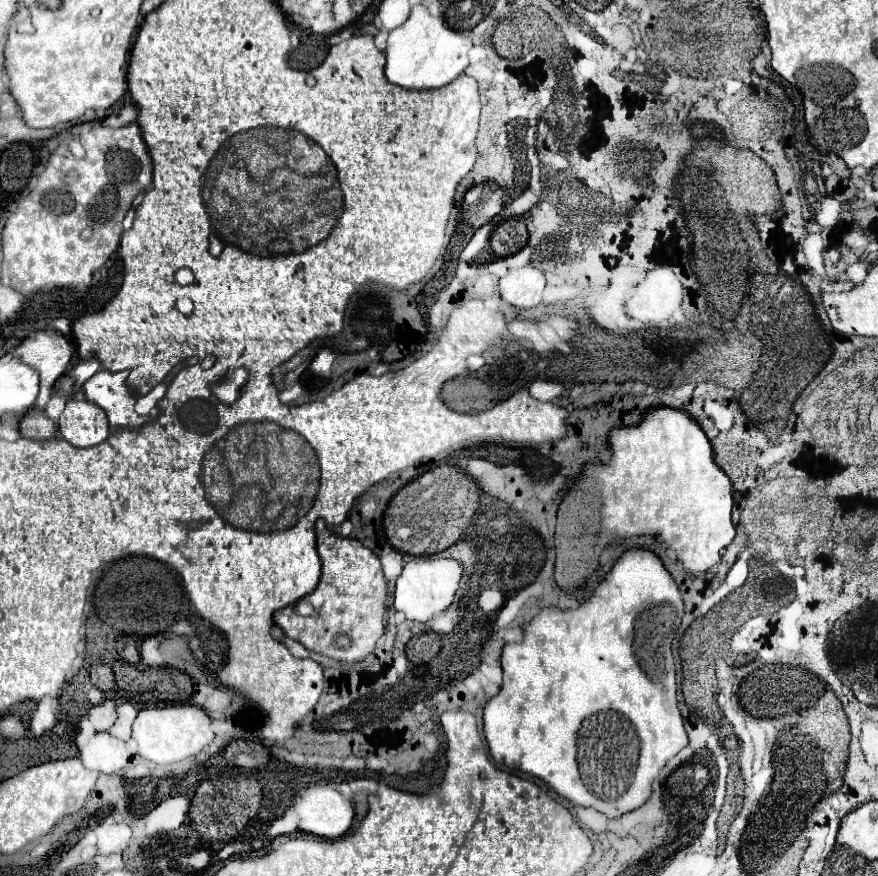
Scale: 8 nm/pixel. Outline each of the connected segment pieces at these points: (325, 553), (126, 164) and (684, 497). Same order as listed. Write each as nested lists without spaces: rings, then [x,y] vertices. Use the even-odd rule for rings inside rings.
[[[322,520],[316,526],[316,536],[318,536],[318,554],[322,558],[322,576],[318,588],[306,596],[306,602],[312,604],[318,614],[300,616],[292,608],[282,608],[274,614],[274,622],[284,630],[286,636],[298,640],[310,652],[318,652],[342,662],[360,662],[374,650],[378,638],[384,634],[384,606],[388,584],[386,578],[382,576],[380,560],[370,548],[362,546],[356,538],[342,538],[338,534],[332,534]]]
[[[128,124],[124,128],[106,128],[106,126],[94,126],[86,132],[82,132],[80,136],[76,138],[66,138],[58,144],[58,148],[54,148],[54,152],[50,154],[50,160],[48,160],[48,166],[46,170],[38,176],[38,182],[36,186],[30,190],[30,194],[26,198],[22,198],[16,206],[16,210],[12,212],[12,216],[6,220],[6,226],[4,226],[4,232],[2,232],[2,284],[14,288],[16,292],[20,294],[34,294],[38,290],[44,290],[44,288],[88,288],[90,282],[92,282],[92,274],[96,270],[100,270],[106,260],[112,256],[112,252],[118,248],[120,244],[120,236],[122,236],[122,220],[126,216],[126,212],[132,208],[132,202],[138,194],[142,194],[148,186],[152,184],[152,158],[148,154],[148,148],[144,144],[144,138],[142,138],[142,130],[138,124]],[[70,170],[76,170],[78,172],[78,178],[68,178],[68,172]],[[92,222],[92,236],[88,240],[84,240],[80,234],[82,230],[86,228],[86,224]]]
[[[662,406],[662,408],[646,410],[644,420],[638,426],[614,428],[610,432],[610,450],[612,450],[612,456],[610,456],[610,460],[606,464],[588,464],[588,466],[584,466],[582,476],[572,486],[572,490],[568,490],[566,498],[560,504],[558,524],[556,524],[556,584],[558,584],[558,588],[564,590],[564,592],[576,592],[576,590],[584,588],[586,580],[596,572],[596,568],[600,564],[600,550],[604,550],[608,544],[614,544],[614,542],[620,542],[620,540],[626,540],[626,538],[634,538],[634,536],[656,536],[662,542],[666,542],[676,552],[676,558],[678,558],[678,562],[682,562],[684,572],[688,572],[692,576],[700,576],[708,568],[712,568],[714,564],[718,564],[720,562],[720,550],[726,548],[734,540],[734,534],[736,534],[736,530],[732,526],[732,520],[730,520],[730,510],[732,510],[732,482],[728,482],[728,476],[714,464],[712,446],[710,446],[706,434],[702,432],[702,428],[684,410],[674,410],[674,408]]]

